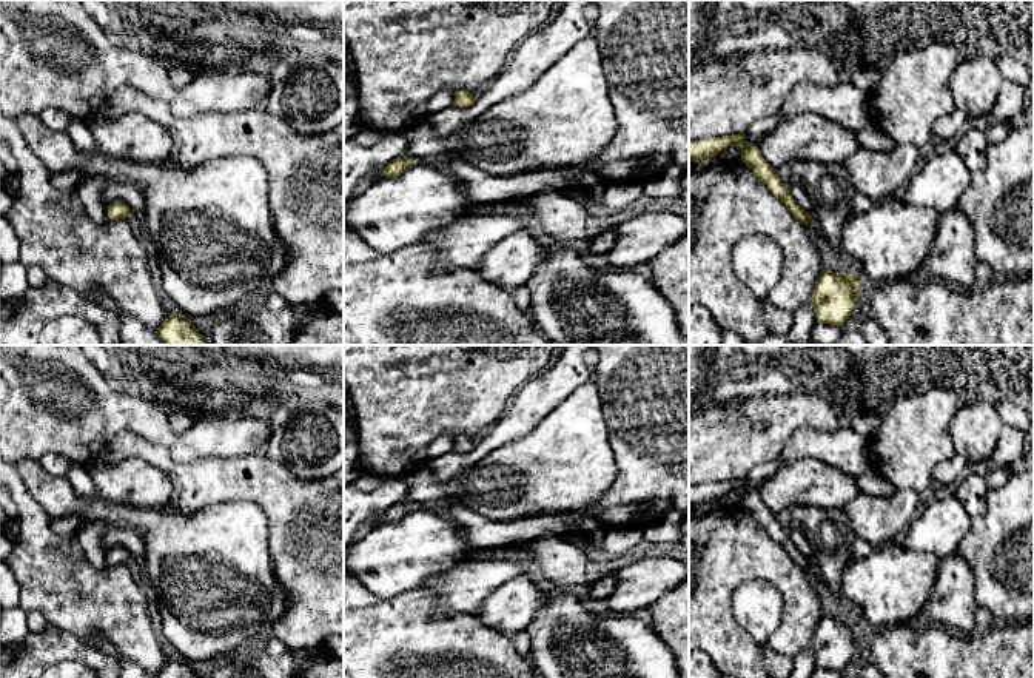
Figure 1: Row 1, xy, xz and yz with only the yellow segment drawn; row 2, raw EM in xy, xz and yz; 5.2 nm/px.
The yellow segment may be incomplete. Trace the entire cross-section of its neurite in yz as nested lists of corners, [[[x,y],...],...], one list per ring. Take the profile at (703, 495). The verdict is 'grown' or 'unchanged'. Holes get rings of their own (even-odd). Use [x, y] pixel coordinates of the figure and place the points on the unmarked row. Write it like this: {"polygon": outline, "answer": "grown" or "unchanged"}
{"polygon": [[[744,479],[689,485],[689,508],[697,505],[709,507],[727,492],[738,492],[741,495],[740,505],[746,508],[763,529],[767,530],[770,538],[784,549],[795,564],[804,570],[815,569],[811,558],[804,556],[795,547],[791,535],[783,532],[777,516],[764,505],[760,495],[746,487]]], "answer": "unchanged"}

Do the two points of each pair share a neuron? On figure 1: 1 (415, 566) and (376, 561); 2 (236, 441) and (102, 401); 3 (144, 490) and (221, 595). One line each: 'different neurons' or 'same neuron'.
1: same neuron
2: same neuron
3: different neurons

